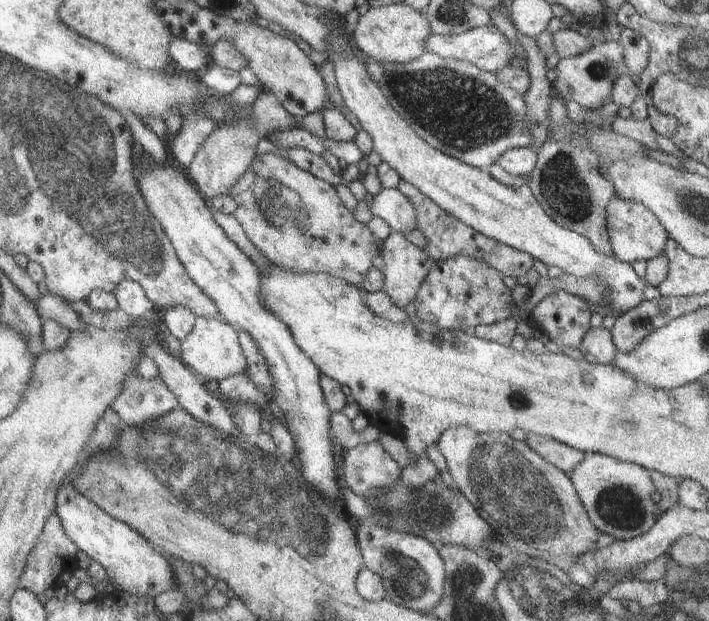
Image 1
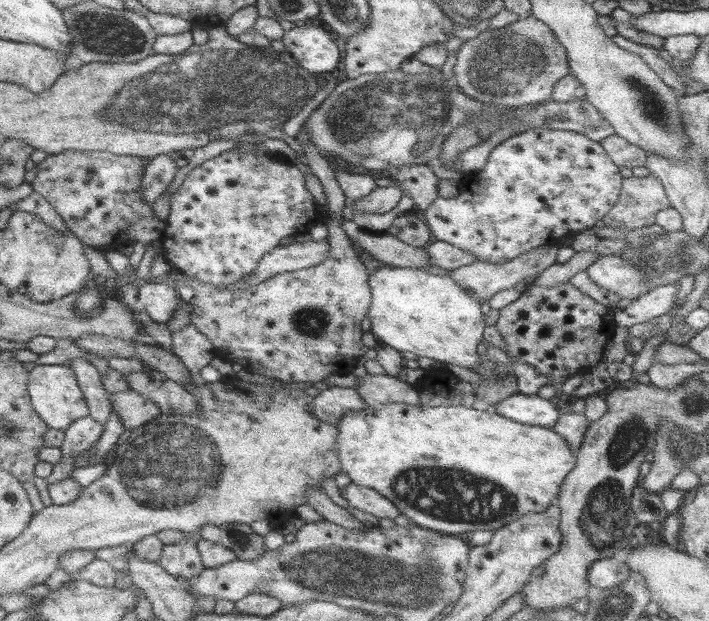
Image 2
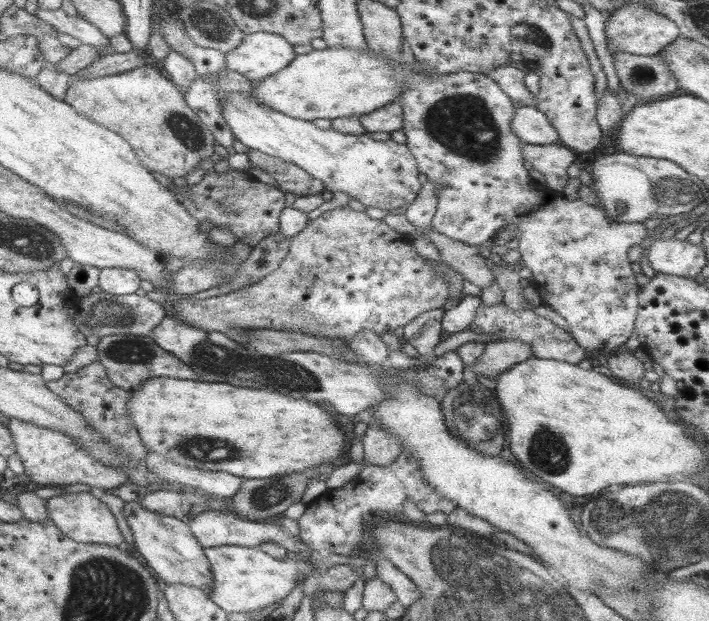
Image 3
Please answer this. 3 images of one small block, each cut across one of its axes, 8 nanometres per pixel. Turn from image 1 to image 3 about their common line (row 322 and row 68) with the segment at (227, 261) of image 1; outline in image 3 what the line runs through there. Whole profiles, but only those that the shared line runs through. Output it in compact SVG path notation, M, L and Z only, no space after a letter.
M256 31L256 34L248 33L236 49L224 54L226 67L243 74L249 81L262 82L266 77L286 68L294 60L297 55L292 46L294 45L279 34L268 31Z

